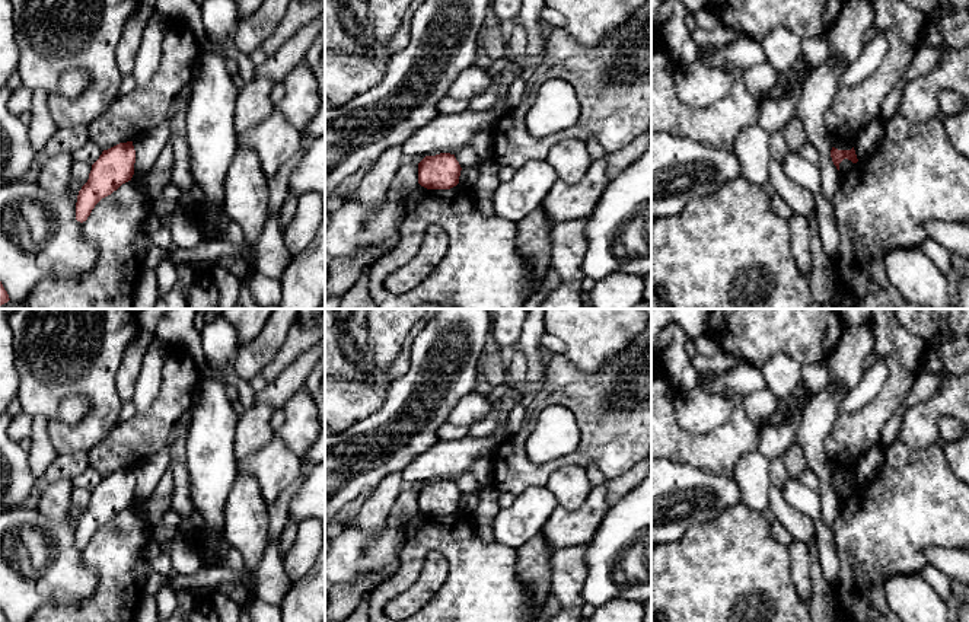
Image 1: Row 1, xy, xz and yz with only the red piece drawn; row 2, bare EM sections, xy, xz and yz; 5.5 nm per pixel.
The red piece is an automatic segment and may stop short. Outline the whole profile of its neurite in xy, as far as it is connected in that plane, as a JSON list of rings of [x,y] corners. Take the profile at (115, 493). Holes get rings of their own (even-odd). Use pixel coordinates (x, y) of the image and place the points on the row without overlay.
[[[133,468],[119,469],[103,476],[92,491],[87,508],[82,513],[76,529],[76,546],[83,549],[95,532],[117,517],[134,501],[136,476]]]

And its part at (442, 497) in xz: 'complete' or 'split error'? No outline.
complete

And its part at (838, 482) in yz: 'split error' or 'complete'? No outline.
complete

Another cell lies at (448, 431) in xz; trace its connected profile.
[[[444,422],[439,428],[439,440],[462,440],[468,437],[468,427],[458,427],[449,422]]]

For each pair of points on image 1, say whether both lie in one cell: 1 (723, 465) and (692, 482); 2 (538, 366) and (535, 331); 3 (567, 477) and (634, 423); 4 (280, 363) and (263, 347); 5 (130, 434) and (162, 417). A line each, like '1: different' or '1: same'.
1: different
2: same
3: different
4: different
5: same

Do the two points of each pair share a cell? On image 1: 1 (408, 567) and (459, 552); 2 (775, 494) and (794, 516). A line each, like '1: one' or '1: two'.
1: one
2: one

